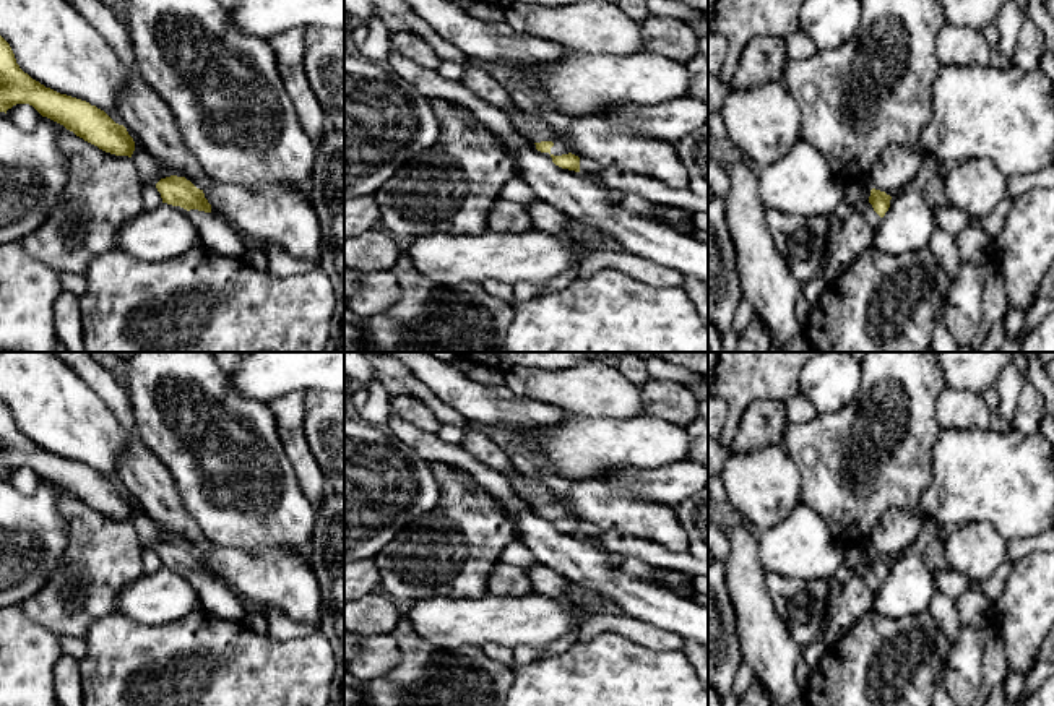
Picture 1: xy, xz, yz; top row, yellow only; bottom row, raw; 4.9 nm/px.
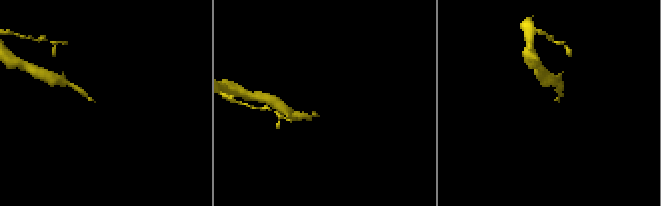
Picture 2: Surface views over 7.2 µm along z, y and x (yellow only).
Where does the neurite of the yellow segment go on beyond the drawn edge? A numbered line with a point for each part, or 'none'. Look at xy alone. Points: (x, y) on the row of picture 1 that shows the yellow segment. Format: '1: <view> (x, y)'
1: xy (220, 236)

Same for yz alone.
1: yz (872, 218)

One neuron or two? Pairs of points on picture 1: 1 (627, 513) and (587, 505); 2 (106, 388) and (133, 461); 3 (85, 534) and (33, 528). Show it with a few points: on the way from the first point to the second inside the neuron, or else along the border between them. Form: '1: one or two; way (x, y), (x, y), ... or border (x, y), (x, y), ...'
1: one; way (617, 512), (596, 505)
2: one; way (119, 406), (132, 430), (133, 443)
3: two; border (65, 492), (59, 495), (65, 552), (56, 568)

